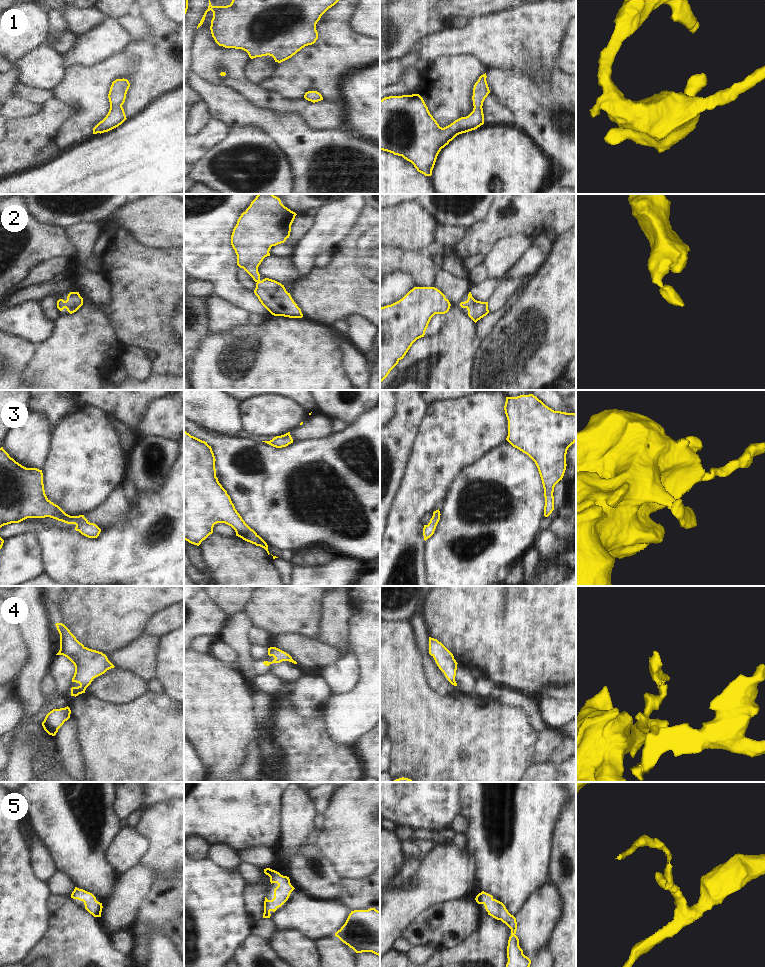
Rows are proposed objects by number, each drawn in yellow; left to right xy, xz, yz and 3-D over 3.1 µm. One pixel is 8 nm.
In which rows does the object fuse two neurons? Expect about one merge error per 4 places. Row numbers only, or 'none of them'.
none of them

